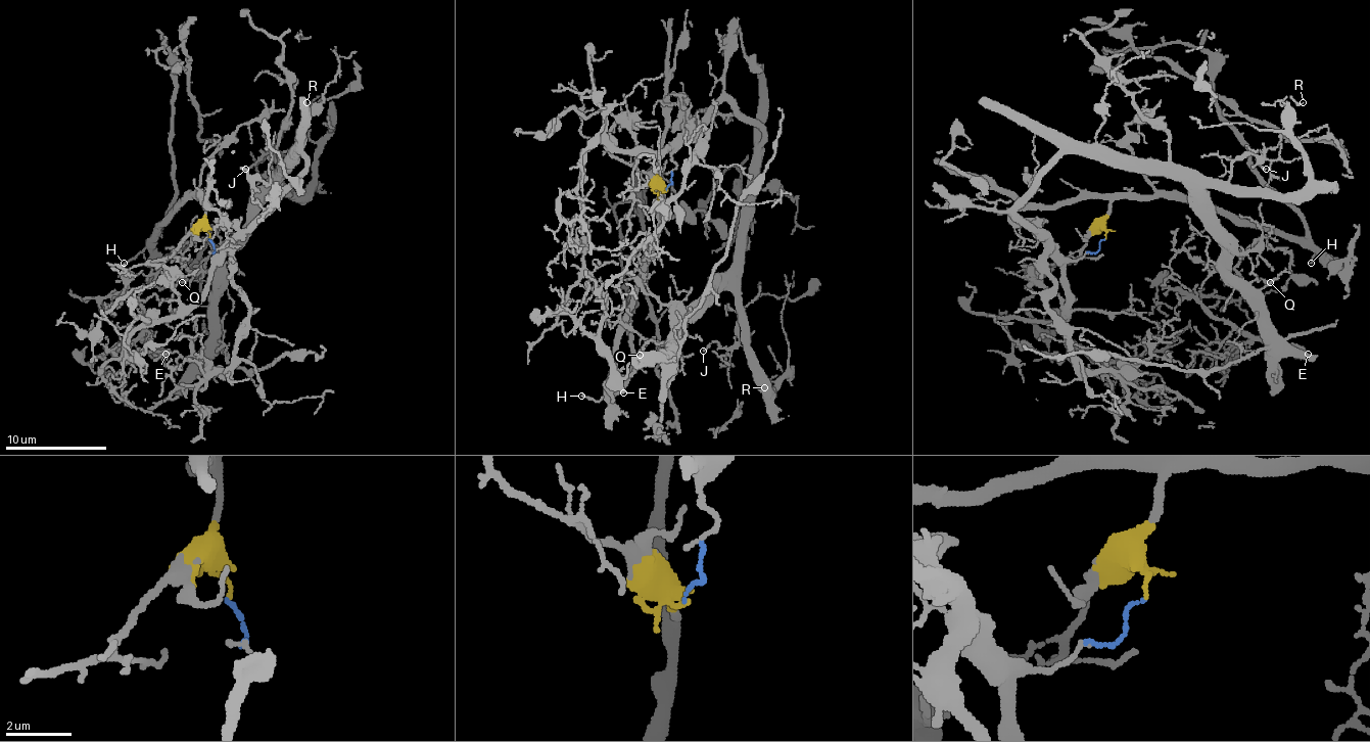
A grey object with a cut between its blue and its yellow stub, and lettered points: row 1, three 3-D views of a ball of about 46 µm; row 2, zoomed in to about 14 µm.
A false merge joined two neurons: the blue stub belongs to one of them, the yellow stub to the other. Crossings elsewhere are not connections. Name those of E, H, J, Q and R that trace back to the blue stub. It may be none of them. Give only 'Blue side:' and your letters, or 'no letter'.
Blue side: E, J, Q, R

